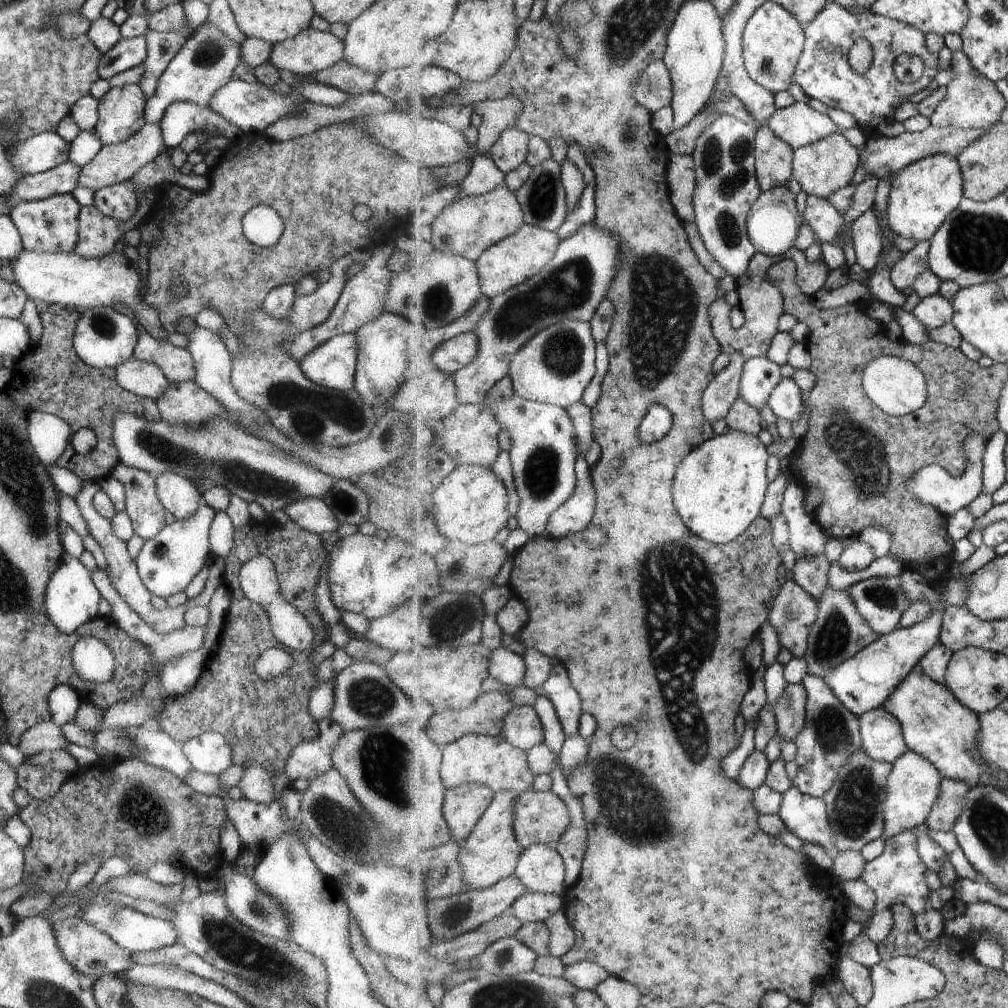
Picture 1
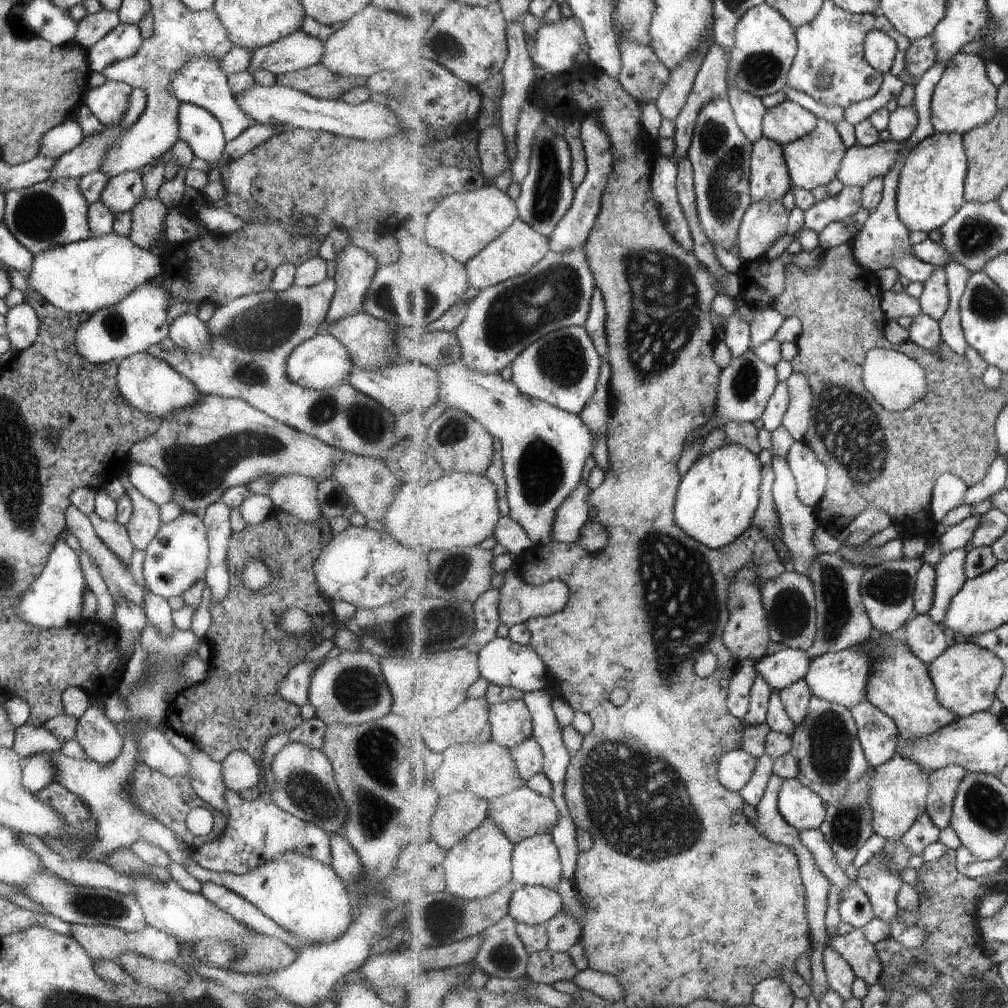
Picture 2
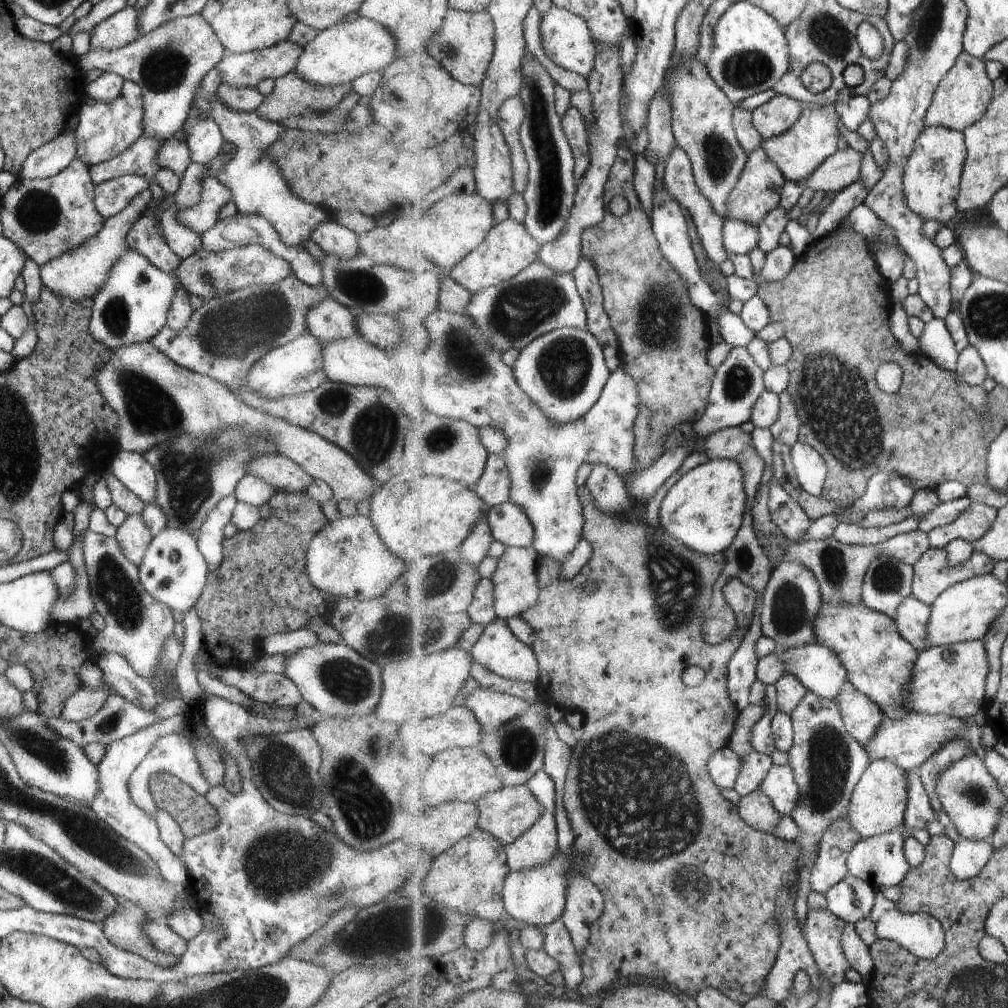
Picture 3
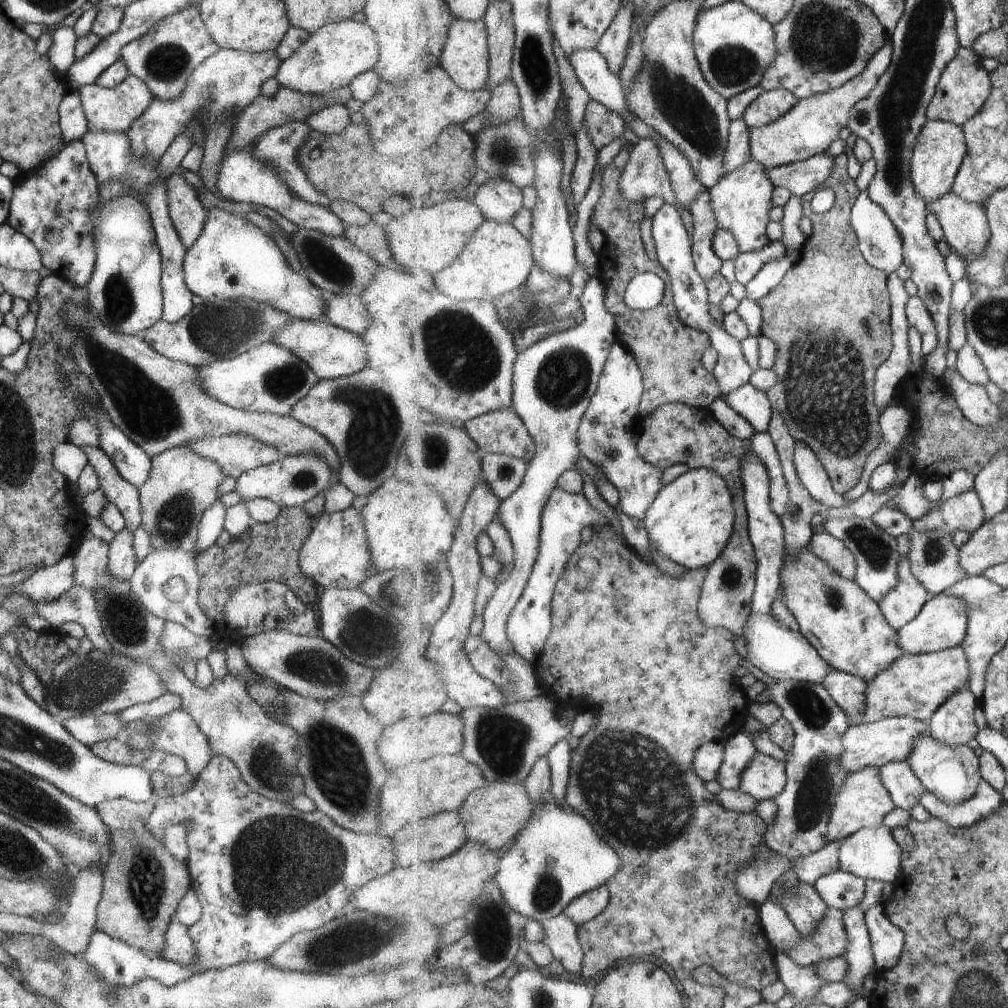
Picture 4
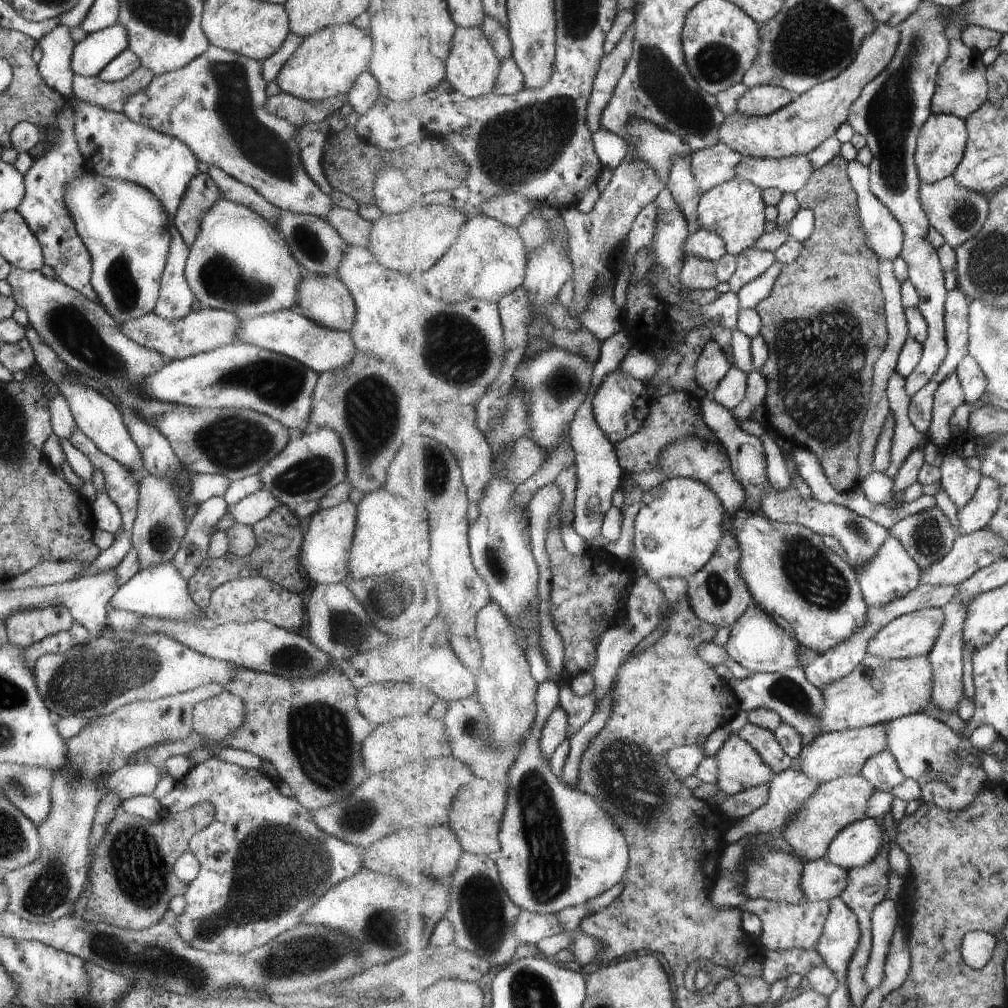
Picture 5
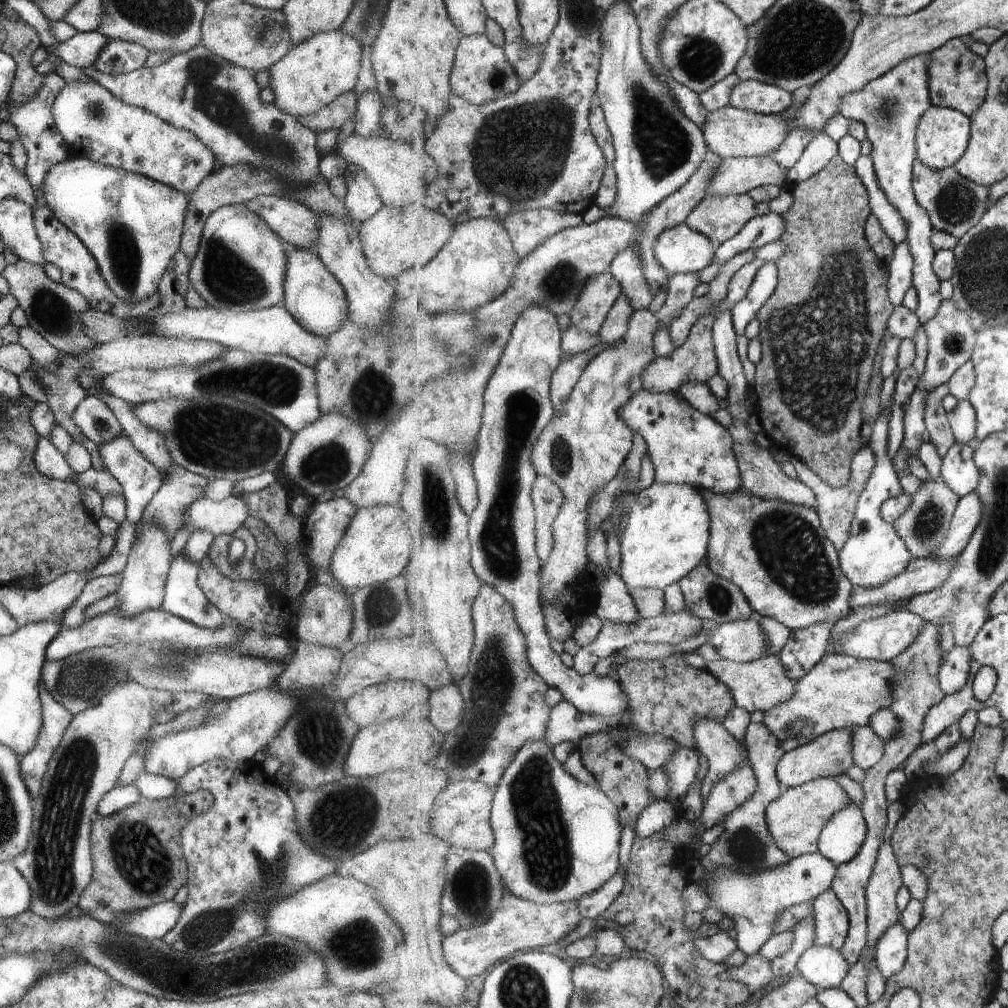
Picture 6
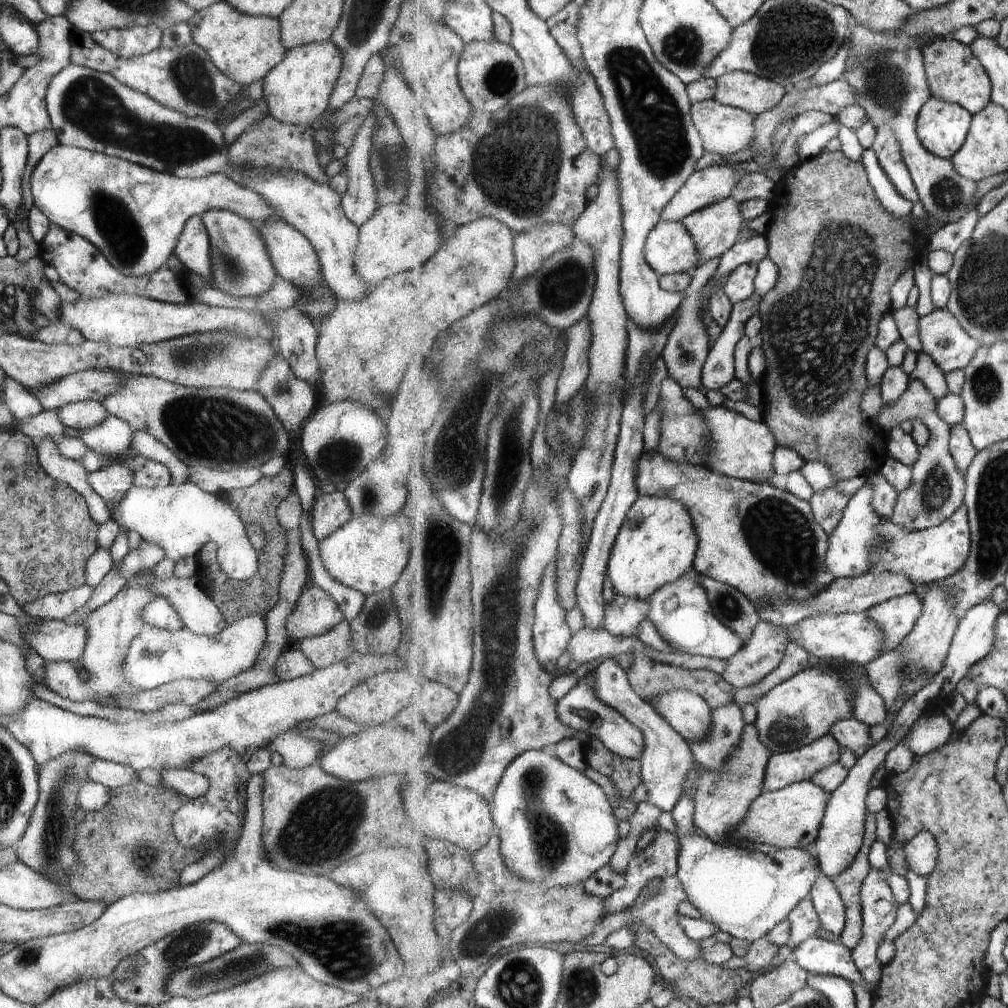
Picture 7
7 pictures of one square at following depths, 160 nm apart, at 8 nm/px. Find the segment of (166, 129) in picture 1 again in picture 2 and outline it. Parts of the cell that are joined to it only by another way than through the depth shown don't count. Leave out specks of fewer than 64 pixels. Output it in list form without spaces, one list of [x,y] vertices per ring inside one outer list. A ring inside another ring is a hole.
[[[181,103],[177,112],[177,136],[192,150],[195,158],[209,162],[211,169],[218,166],[224,144],[222,126],[204,108]]]

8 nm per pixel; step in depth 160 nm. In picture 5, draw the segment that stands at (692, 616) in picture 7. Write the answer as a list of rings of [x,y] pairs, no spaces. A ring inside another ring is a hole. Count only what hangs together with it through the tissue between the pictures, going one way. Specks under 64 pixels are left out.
[[[753,601],[747,612],[731,628],[725,648],[730,652],[733,661],[753,673],[776,673],[800,666],[800,646],[775,620],[775,615],[761,609]]]

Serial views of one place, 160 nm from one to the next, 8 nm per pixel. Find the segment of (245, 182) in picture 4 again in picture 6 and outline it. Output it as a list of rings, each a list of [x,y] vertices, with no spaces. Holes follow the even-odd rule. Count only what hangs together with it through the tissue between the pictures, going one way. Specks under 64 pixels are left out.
[[[199,44],[171,55],[164,63],[154,67],[138,69],[115,76],[106,75],[91,67],[81,69],[96,83],[106,88],[114,97],[131,106],[139,107],[171,126],[191,132],[214,156],[218,165],[247,165],[256,171],[265,171],[274,181],[299,190],[313,183],[319,175],[317,163],[321,156],[315,147],[317,134],[291,115],[281,112],[273,104],[265,104],[260,99],[261,87],[255,82],[252,70],[232,65],[231,62],[213,54]]]

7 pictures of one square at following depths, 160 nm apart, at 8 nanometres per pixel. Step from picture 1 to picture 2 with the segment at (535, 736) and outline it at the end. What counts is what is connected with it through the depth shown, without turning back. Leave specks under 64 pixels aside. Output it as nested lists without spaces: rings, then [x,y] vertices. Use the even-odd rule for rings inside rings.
[[[523,699],[491,706],[492,738],[501,746],[512,749],[533,737],[534,721]]]

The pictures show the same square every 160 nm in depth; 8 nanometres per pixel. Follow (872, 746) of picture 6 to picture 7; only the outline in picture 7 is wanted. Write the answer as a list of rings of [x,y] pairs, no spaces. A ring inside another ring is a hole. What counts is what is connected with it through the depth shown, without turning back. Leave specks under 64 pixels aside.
[[[855,717],[836,722],[830,733],[840,742],[842,747],[852,750],[858,758],[872,747],[870,726]]]

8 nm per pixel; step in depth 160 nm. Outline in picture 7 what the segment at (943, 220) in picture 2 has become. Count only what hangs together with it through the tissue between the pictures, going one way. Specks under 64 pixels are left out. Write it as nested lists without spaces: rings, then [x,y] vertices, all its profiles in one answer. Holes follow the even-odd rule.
[[[933,97],[918,116],[918,137],[934,155],[952,160],[969,136],[973,117],[957,103]]]

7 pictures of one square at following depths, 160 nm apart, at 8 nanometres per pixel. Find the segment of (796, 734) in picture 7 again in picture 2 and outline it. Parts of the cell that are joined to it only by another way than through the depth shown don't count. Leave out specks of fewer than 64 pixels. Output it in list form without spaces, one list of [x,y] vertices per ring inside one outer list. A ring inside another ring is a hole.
[[[967,642],[951,645],[929,668],[939,700],[959,718],[989,711],[998,700],[998,690],[1006,673],[1002,658],[977,643]]]

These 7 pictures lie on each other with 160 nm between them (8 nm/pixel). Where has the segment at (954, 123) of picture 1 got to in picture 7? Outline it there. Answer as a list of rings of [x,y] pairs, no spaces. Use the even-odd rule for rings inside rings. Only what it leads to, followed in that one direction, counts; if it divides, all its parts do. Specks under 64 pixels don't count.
[[[951,36],[925,45],[922,55],[926,62],[927,82],[932,98],[957,103],[971,114],[980,113],[992,101],[992,80],[986,66],[975,56],[969,45],[961,44]]]

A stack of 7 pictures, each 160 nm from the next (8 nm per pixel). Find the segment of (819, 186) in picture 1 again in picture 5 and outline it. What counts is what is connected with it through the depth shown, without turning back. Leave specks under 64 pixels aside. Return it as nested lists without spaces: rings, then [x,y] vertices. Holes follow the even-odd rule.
[[[879,23],[876,31],[865,37],[852,65],[830,81],[814,86],[809,92],[794,97],[789,106],[766,117],[747,116],[737,111],[721,125],[723,143],[744,157],[784,159],[809,155],[822,142],[835,137],[843,123],[847,123],[850,110],[855,106],[863,89],[873,82],[894,60],[902,37],[899,26]]]

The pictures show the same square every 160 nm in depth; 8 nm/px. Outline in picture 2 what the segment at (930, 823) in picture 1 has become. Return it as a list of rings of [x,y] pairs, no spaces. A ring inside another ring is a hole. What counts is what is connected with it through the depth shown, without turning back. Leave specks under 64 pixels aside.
[[[951,765],[932,771],[928,776],[930,796],[927,799],[926,812],[941,830],[951,824],[954,800],[967,775],[968,772],[961,765]]]

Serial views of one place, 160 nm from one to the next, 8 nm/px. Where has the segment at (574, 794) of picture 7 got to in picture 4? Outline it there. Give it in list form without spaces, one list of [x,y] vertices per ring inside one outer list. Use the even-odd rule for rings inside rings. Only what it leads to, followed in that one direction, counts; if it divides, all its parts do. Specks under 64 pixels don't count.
[[[547,796],[546,799],[548,801],[541,807],[534,803],[534,818],[519,834],[512,849],[500,860],[495,880],[507,904],[512,906],[515,912],[541,924],[559,916],[582,894],[600,886],[607,886],[611,878],[617,874],[619,866],[622,866],[621,855],[615,848],[611,848],[605,839],[601,840],[601,837],[597,836],[592,822],[585,815],[579,814],[567,805],[561,807],[553,796]]]

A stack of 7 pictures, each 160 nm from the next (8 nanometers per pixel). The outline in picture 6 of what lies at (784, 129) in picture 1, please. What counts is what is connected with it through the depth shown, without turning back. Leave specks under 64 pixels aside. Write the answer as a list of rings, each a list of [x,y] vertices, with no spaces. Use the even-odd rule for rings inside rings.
[[[756,80],[740,81],[731,94],[731,105],[764,115],[781,114],[793,108],[788,90]]]

